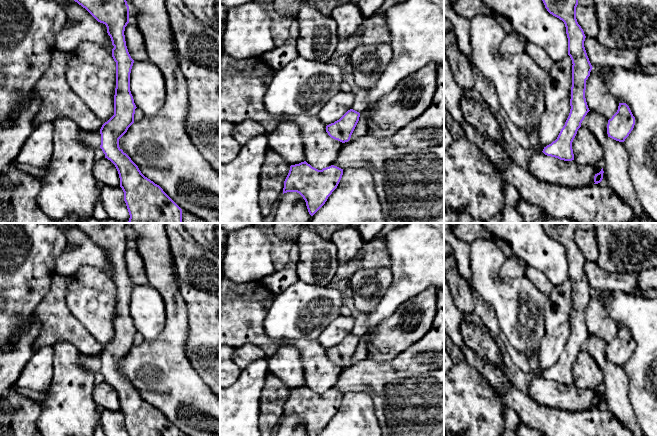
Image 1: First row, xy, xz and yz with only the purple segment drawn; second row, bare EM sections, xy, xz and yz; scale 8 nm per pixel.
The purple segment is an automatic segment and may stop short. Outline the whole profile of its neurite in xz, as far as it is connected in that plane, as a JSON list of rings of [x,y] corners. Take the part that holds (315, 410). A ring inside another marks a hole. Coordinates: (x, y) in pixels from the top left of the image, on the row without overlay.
[[[306,385],[291,389],[284,405],[283,418],[299,417],[306,426],[308,436],[317,436],[337,412],[343,393],[331,389],[318,394]]]

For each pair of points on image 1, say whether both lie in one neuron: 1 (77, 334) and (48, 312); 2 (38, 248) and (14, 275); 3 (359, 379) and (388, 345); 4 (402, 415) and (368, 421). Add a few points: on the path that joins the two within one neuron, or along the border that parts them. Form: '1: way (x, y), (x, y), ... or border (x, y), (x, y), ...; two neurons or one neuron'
1: way (70, 329), (61, 325), (55, 319); one neuron
2: way (31, 255), (18, 268); one neuron
3: border (398, 354), (387, 361), (376, 361), (369, 357); two neurons
4: border (371, 397), (373, 411), (380, 425); two neurons

